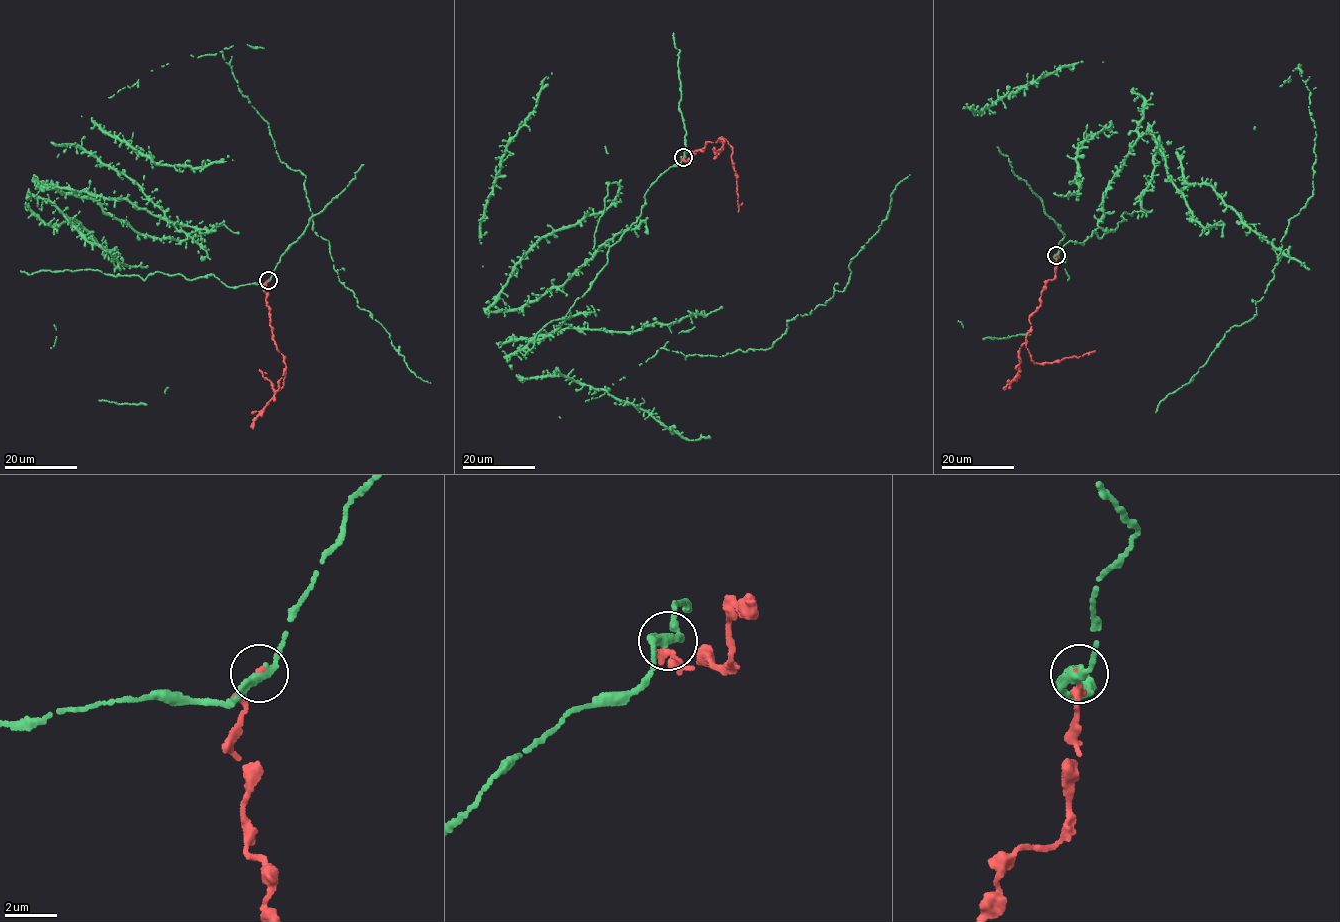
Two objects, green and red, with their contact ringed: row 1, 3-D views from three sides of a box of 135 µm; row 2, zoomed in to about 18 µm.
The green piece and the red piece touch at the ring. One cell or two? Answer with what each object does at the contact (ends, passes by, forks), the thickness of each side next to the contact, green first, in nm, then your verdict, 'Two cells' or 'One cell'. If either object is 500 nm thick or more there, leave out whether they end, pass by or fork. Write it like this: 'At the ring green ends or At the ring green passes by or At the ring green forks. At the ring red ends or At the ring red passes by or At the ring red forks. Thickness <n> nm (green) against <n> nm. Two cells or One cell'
At the ring green passes by. At the ring red ends. Thickness 340 nm (green) against 160 nm. Two cells

